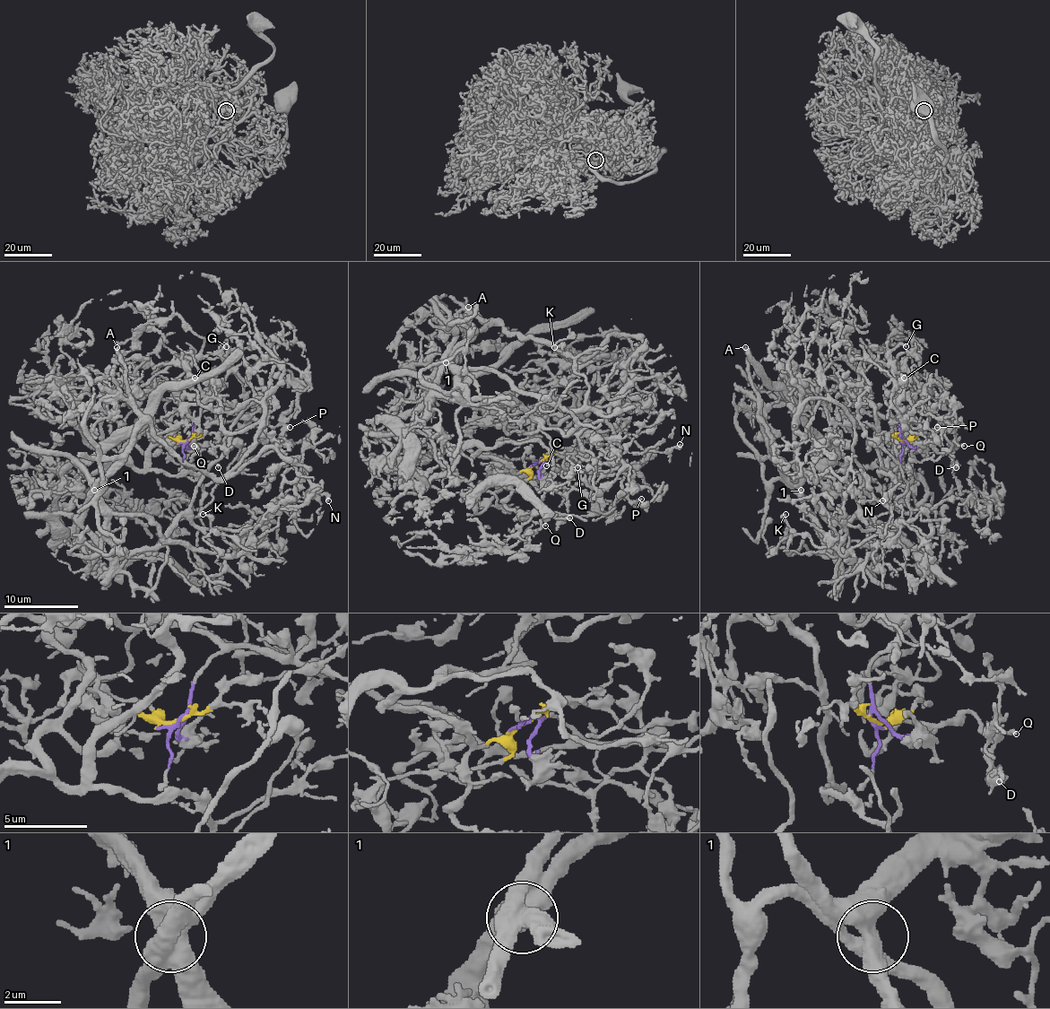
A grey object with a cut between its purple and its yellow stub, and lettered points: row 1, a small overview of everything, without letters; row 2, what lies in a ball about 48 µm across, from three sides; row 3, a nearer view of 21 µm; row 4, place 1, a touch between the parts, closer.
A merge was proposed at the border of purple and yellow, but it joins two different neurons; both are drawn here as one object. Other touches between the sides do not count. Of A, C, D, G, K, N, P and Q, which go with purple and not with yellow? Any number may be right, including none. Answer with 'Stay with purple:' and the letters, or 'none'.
Stay with purple: C, G, P

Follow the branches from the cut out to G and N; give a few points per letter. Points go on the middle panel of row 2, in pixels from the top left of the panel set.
G: (537, 463), (551, 461), (567, 472), (596, 474), (594, 461), (587, 455), (574, 453), (570, 456), (577, 468)
N: (537, 463), (516, 474), (468, 446), (425, 487), (408, 432), (446, 362), (600, 411), (620, 453), (680, 444)

